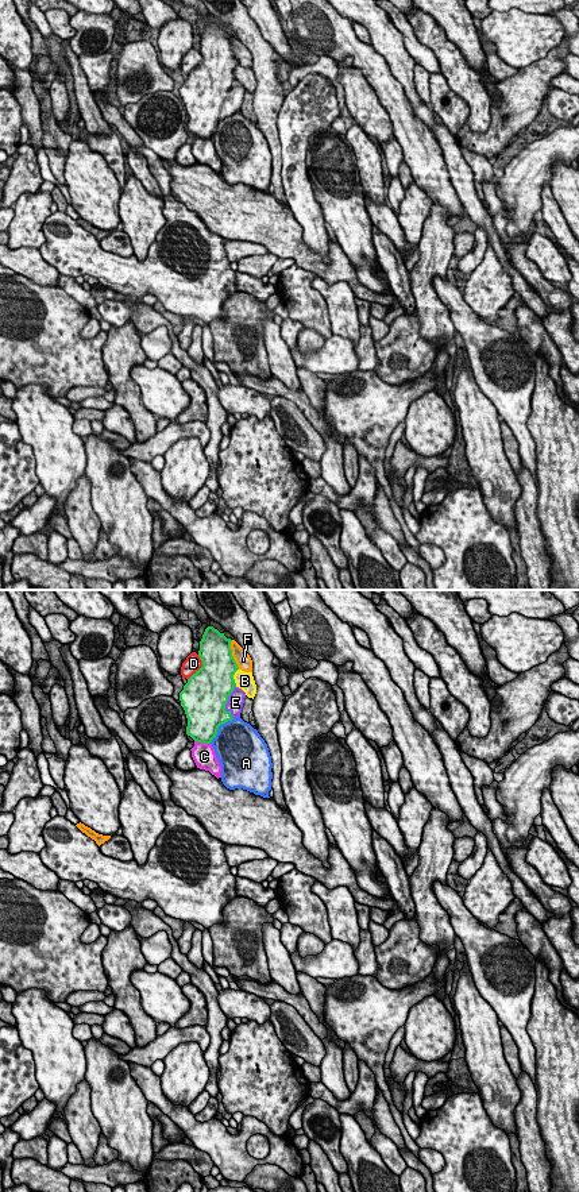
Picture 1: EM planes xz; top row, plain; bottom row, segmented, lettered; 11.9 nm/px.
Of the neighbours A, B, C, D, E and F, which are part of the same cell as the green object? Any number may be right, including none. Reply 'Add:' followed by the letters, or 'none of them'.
Add: E

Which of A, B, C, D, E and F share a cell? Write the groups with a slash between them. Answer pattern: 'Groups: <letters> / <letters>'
Groups: A C / B / D / E / F

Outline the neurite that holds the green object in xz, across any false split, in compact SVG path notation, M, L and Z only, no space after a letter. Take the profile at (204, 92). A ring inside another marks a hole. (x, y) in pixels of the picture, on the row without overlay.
M208 22L198 46L202 62L180 88L188 113L186 130L197 138L211 139L220 120L240 112L246 88L233 74L239 62L232 51L231 36Z

